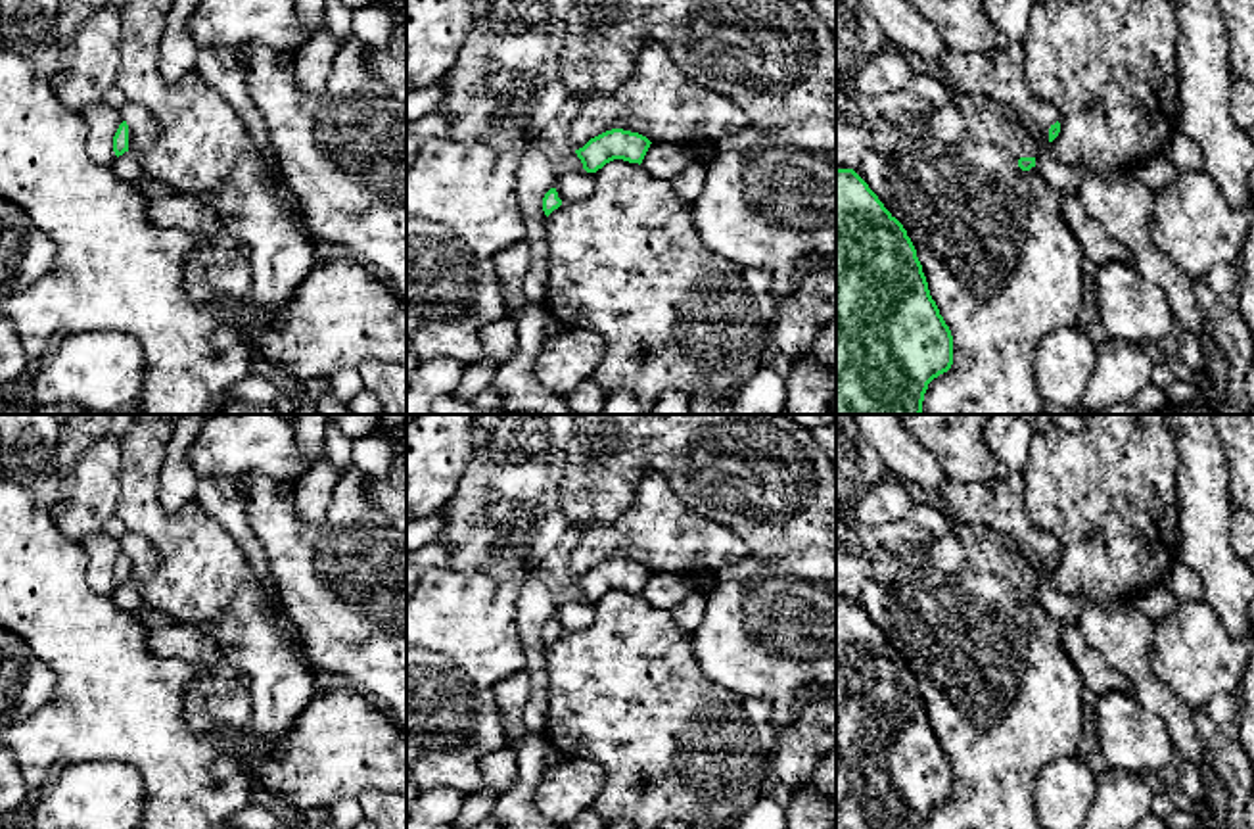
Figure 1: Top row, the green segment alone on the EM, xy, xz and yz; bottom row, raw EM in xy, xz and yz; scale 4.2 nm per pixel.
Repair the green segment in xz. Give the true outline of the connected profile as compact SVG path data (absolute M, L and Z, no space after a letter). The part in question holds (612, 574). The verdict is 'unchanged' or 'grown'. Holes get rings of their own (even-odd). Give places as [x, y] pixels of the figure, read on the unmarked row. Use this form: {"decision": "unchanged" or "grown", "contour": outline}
{"decision": "unchanged", "contour": "M612 558L591 568L583 578L575 580L587 603L596 603L614 589L642 593L650 570L639 562Z"}

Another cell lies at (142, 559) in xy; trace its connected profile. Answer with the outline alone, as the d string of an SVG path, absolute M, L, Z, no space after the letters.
M128 533L123 543L128 555L128 581L140 581L157 570L159 555L146 537Z

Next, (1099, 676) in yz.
M1076 624L1066 628L1062 643L1083 679L1083 722L1095 720L1095 704L1101 695L1112 691L1133 695L1129 679L1083 639Z

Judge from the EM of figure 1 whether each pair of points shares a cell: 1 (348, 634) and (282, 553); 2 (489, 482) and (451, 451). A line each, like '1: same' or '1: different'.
1: same
2: different

